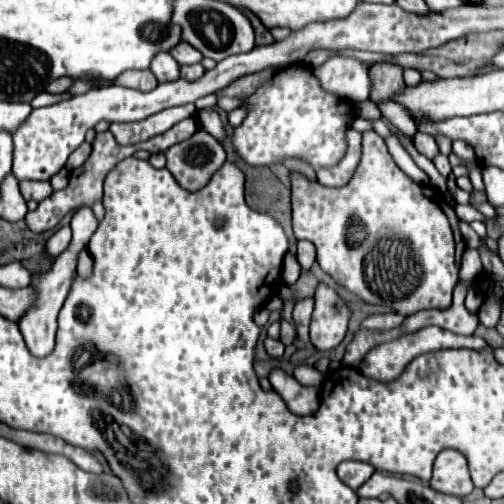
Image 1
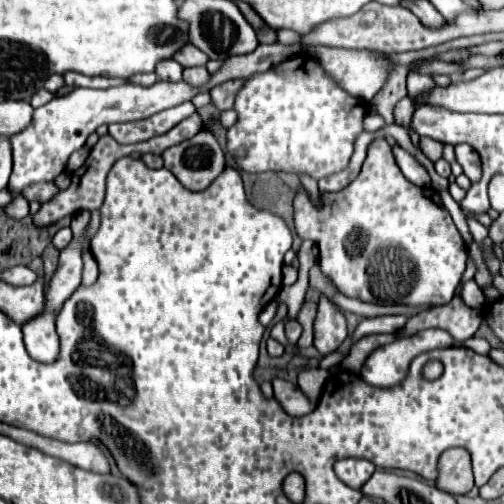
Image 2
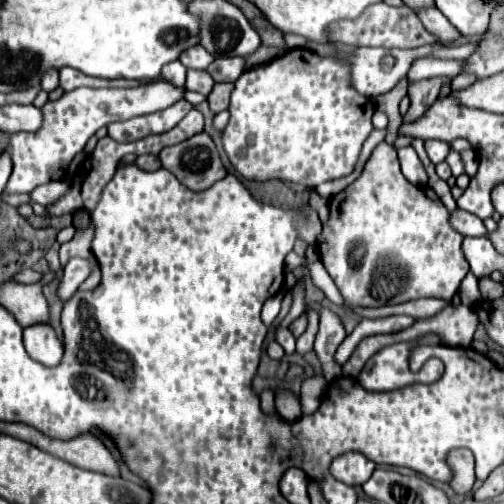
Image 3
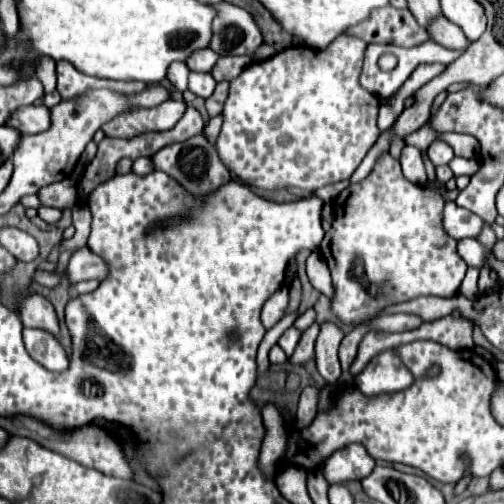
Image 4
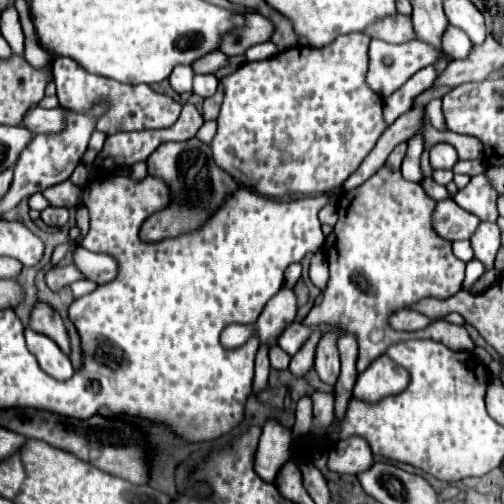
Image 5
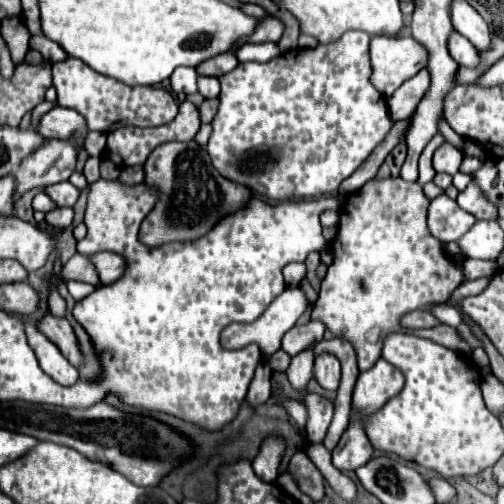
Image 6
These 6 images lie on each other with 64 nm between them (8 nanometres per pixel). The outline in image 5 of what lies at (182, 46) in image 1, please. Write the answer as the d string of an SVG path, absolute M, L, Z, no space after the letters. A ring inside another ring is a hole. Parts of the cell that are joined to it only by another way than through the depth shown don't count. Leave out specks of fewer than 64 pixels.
M220 50L216 52L208 52L208 56L202 56L200 60L196 60L196 64L192 64L192 70L196 74L214 74L220 66L224 66L228 60L228 56L224 56Z

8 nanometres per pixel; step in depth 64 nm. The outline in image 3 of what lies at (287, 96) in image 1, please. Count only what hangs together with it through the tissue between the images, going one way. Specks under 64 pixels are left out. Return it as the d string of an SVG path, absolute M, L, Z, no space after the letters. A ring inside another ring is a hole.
M294 48L262 68L244 72L236 80L228 110L230 122L224 128L222 144L242 178L256 182L278 178L316 188L322 182L348 176L354 170L362 142L372 132L374 104L350 86L350 68L346 62Z

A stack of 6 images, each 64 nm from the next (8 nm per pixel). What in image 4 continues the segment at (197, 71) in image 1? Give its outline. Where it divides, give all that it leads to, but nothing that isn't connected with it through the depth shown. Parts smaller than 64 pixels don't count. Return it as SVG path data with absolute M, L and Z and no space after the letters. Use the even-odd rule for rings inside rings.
M190 72L190 80L188 80L188 90L194 92L200 98L210 98L214 92L216 80L212 78L212 74L200 74L200 72Z

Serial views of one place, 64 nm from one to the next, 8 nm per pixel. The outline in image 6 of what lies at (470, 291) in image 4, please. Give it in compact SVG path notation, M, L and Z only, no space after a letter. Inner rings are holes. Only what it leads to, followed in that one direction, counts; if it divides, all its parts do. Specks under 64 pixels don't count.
M466 258L464 260L464 276L468 280L474 280L474 278L482 278L482 276L488 276L488 274L494 274L498 268L496 268L496 262L486 262L486 260L472 260L472 258Z

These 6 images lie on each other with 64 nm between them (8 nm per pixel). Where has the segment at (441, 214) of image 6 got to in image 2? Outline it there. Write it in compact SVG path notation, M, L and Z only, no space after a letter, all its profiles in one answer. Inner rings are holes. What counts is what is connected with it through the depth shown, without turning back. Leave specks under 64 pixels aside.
M468 220L468 226L470 226L470 232L478 244L482 244L488 238L488 228L482 226L478 220Z

